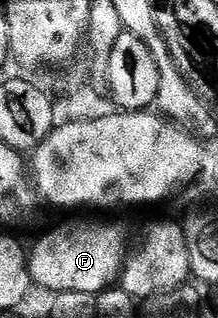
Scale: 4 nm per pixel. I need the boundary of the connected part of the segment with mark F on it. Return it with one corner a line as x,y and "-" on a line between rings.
63,224
52,232
47,232
32,248
29,248
27,268
36,285
48,288
51,294
60,292
90,292
98,294
118,281
123,262
129,255
127,236
115,224

